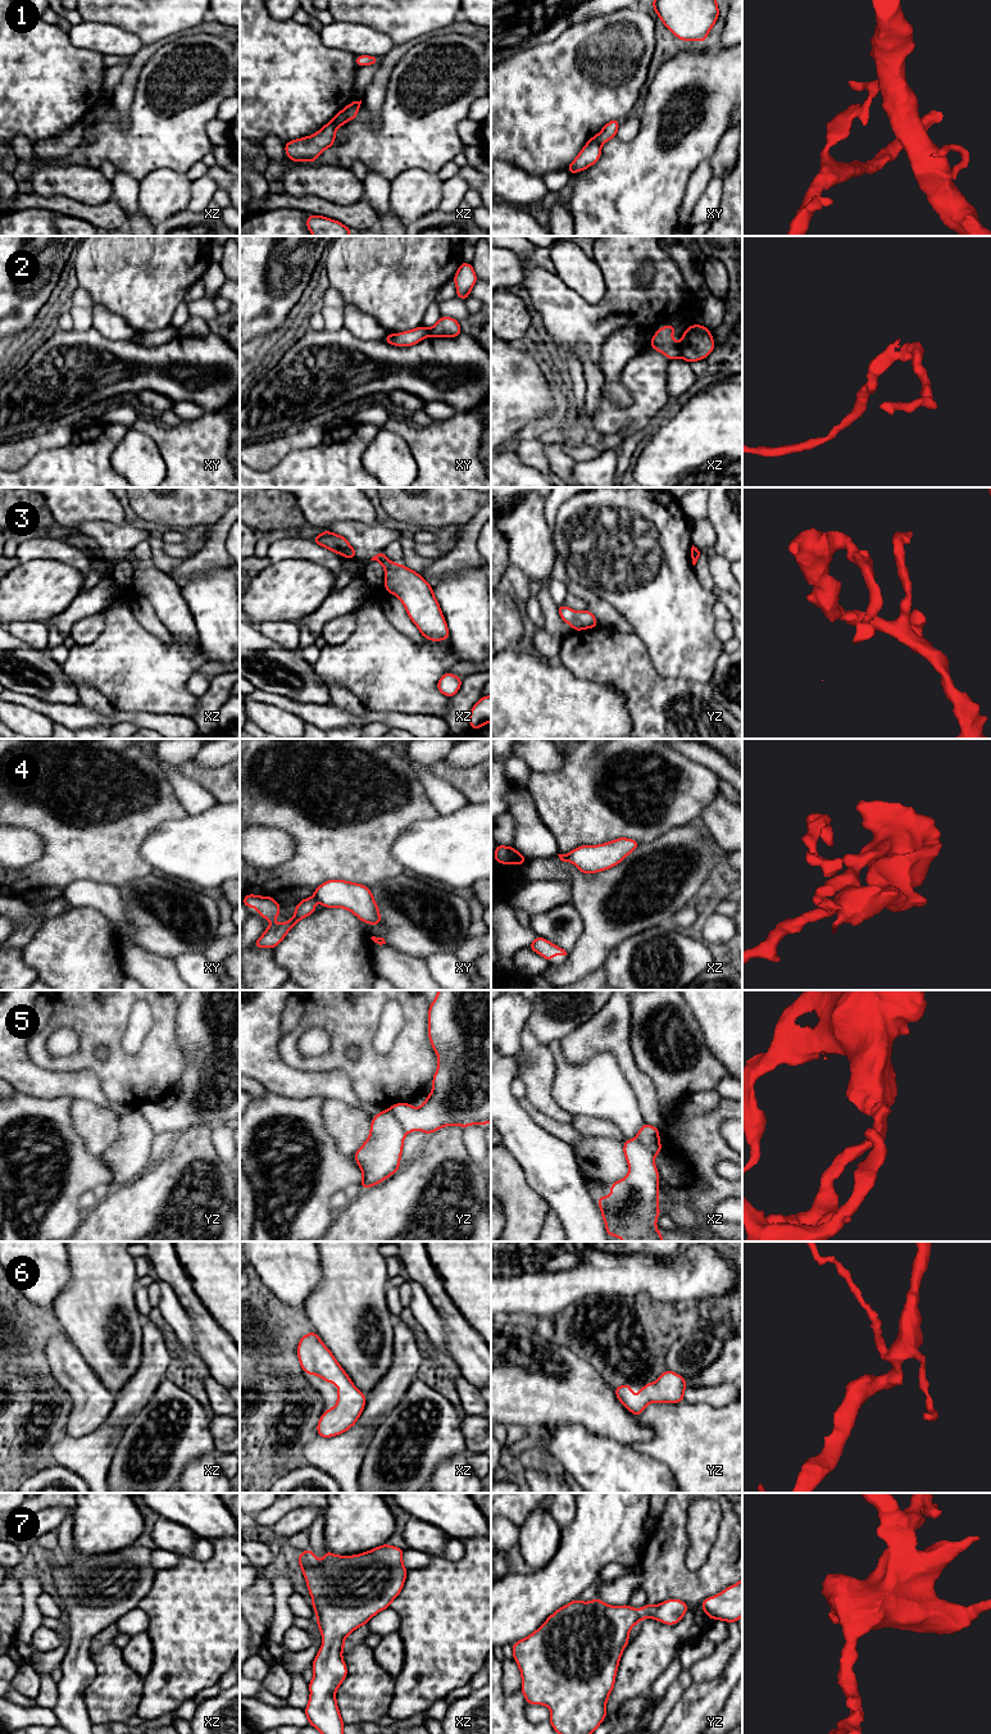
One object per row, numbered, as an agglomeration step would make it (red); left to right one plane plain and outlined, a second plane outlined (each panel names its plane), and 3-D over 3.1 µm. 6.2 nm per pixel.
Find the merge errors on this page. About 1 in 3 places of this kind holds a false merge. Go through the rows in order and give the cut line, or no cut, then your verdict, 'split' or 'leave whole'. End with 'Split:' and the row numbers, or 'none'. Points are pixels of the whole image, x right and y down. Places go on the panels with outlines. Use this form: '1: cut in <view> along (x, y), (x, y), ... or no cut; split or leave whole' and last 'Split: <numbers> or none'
1: cut in xz along (344, 109), (348, 119); split
2: cut in xz along (680, 343), (681, 355); split
3: no cut; leave whole
4: cut in xy along (313, 895), (317, 899); split
5: cut in yz along (387, 1110), (407, 1133); split
6: no cut; leave whole
7: no cut; leave whole
Split: 1, 2, 4, 5

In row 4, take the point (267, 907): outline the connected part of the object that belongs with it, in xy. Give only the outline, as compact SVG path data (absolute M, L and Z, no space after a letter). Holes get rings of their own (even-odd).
M247 894L242 898L242 902L246 908L255 907L262 918L267 918L272 922L253 947L273 949L301 918L309 917L315 912L317 899L314 895L308 899L301 899L295 907L294 917L281 925L273 923L281 912L281 905L273 899L273 896Z

